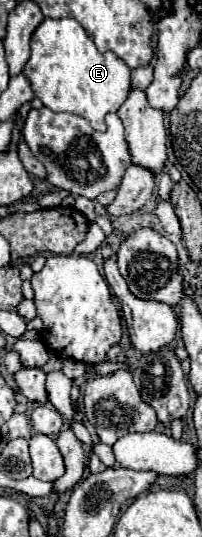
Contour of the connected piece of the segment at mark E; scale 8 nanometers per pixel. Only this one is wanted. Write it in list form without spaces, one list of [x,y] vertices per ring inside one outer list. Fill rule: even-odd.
[[[72,17],[44,19],[34,31],[30,45],[32,55],[24,65],[24,75],[30,79],[36,97],[52,111],[80,115],[96,131],[106,131],[106,113],[118,111],[130,93],[132,69],[112,51],[100,53],[82,25]]]

